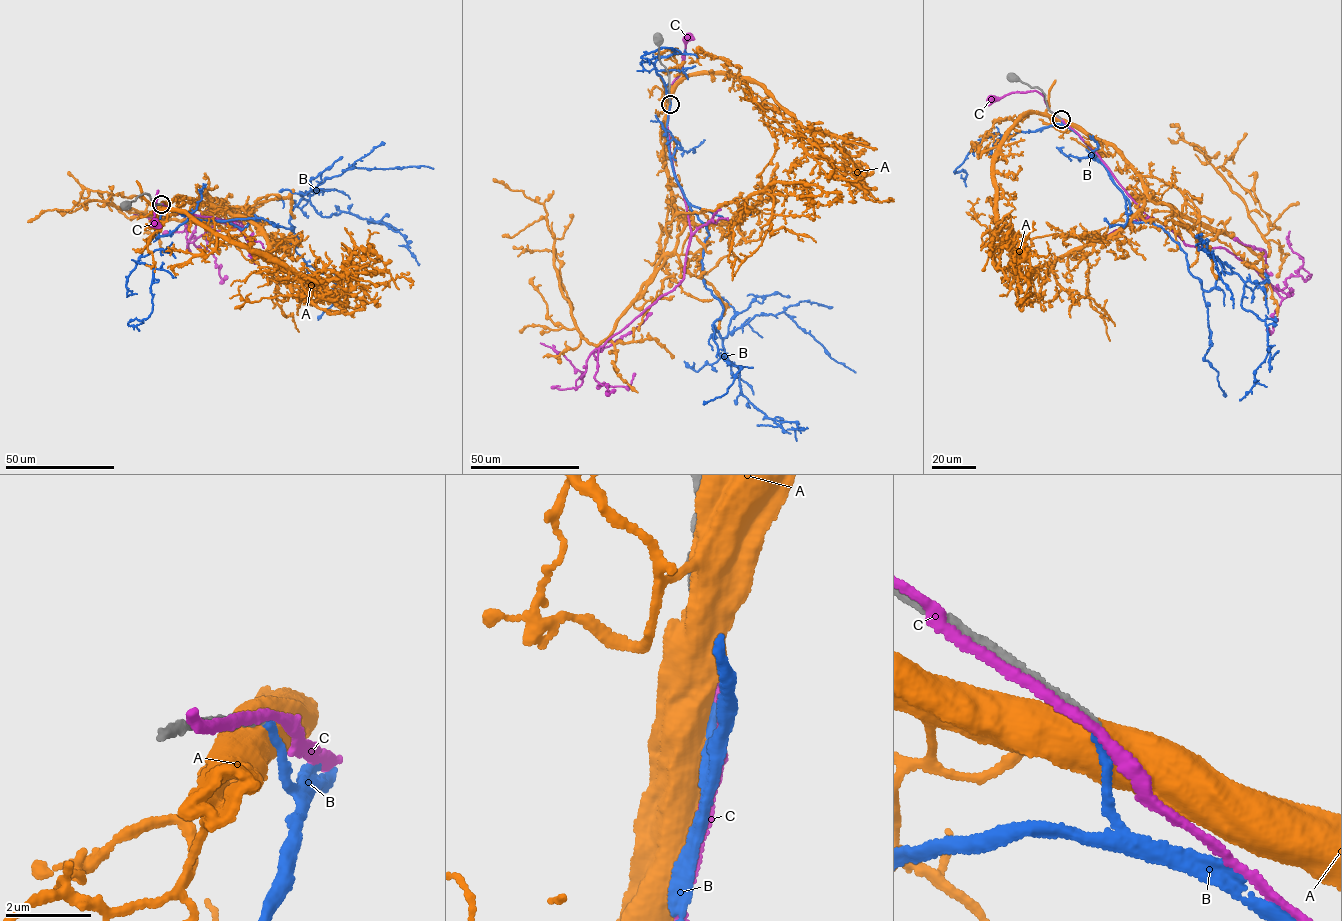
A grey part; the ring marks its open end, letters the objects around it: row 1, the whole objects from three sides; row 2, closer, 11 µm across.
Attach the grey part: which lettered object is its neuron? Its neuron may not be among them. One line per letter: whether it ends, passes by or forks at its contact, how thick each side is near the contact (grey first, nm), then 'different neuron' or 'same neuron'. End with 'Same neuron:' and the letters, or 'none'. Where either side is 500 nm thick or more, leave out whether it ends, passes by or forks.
A: 240/750 nm | different neuron
B: it ends | 240/190 nm | same neuron
C: it passes by | 240/200 nm | different neuron
Same neuron: B

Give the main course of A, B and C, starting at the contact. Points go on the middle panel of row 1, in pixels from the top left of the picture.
A: (669, 103), (665, 161), (685, 227), (597, 345), (582, 337), (560, 286), (542, 204), (493, 179)
B: (670, 103), (674, 175), (708, 232), (702, 276), (723, 311), (713, 329), (743, 396), (768, 418), (806, 427)
C: (670, 103), (671, 87), (682, 67), (688, 37)

